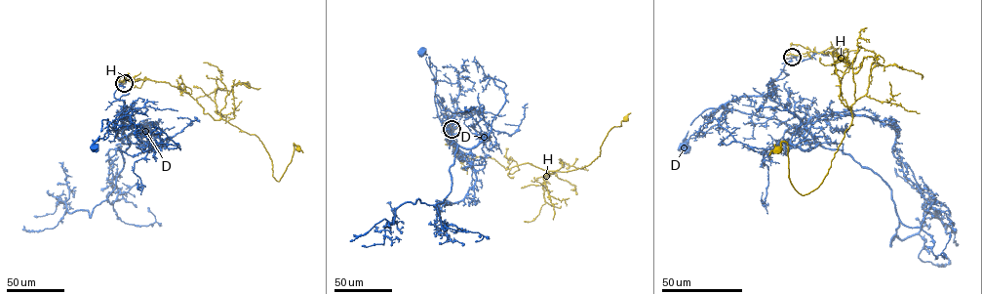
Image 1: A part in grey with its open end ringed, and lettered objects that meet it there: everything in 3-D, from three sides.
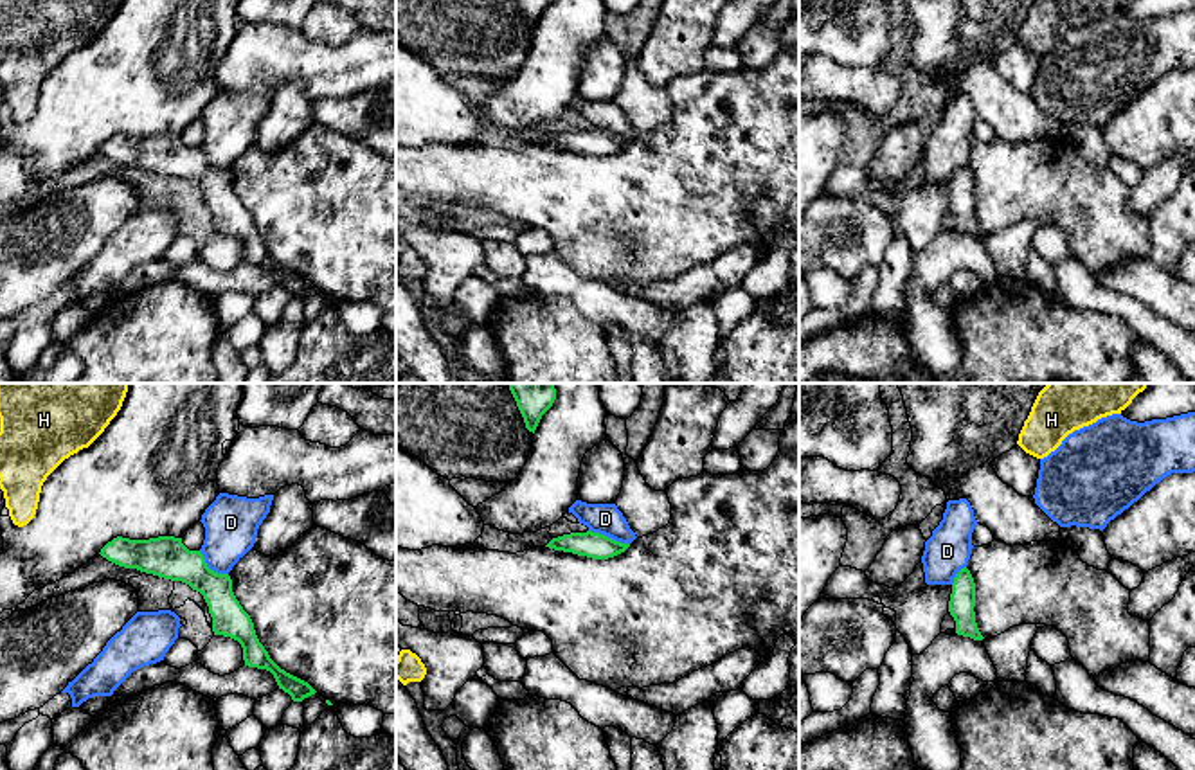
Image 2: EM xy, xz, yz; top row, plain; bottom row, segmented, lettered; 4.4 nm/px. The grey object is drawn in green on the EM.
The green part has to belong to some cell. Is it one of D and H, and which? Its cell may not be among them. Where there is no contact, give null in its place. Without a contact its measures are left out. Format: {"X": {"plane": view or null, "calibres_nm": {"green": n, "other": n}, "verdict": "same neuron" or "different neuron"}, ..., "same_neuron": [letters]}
{"D": {"plane": "xz", "calibres_nm": {"green": 120, "other": 140}, "verdict": "different neuron"}, "H": {"plane": null, "verdict": "same neuron"}, "same_neuron": ["H"]}

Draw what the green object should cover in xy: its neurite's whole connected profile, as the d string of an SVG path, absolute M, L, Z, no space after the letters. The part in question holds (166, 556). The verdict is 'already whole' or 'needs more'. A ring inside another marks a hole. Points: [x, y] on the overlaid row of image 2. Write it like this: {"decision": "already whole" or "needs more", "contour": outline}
{"decision": "already whole", "contour": "M117 536L99 554L119 567L189 585L203 595L214 635L230 637L241 644L245 666L270 671L279 689L288 693L293 702L302 702L317 693L308 682L286 673L270 658L256 635L250 615L232 592L230 576L211 570L203 554L189 551L182 538L130 540Z"}

